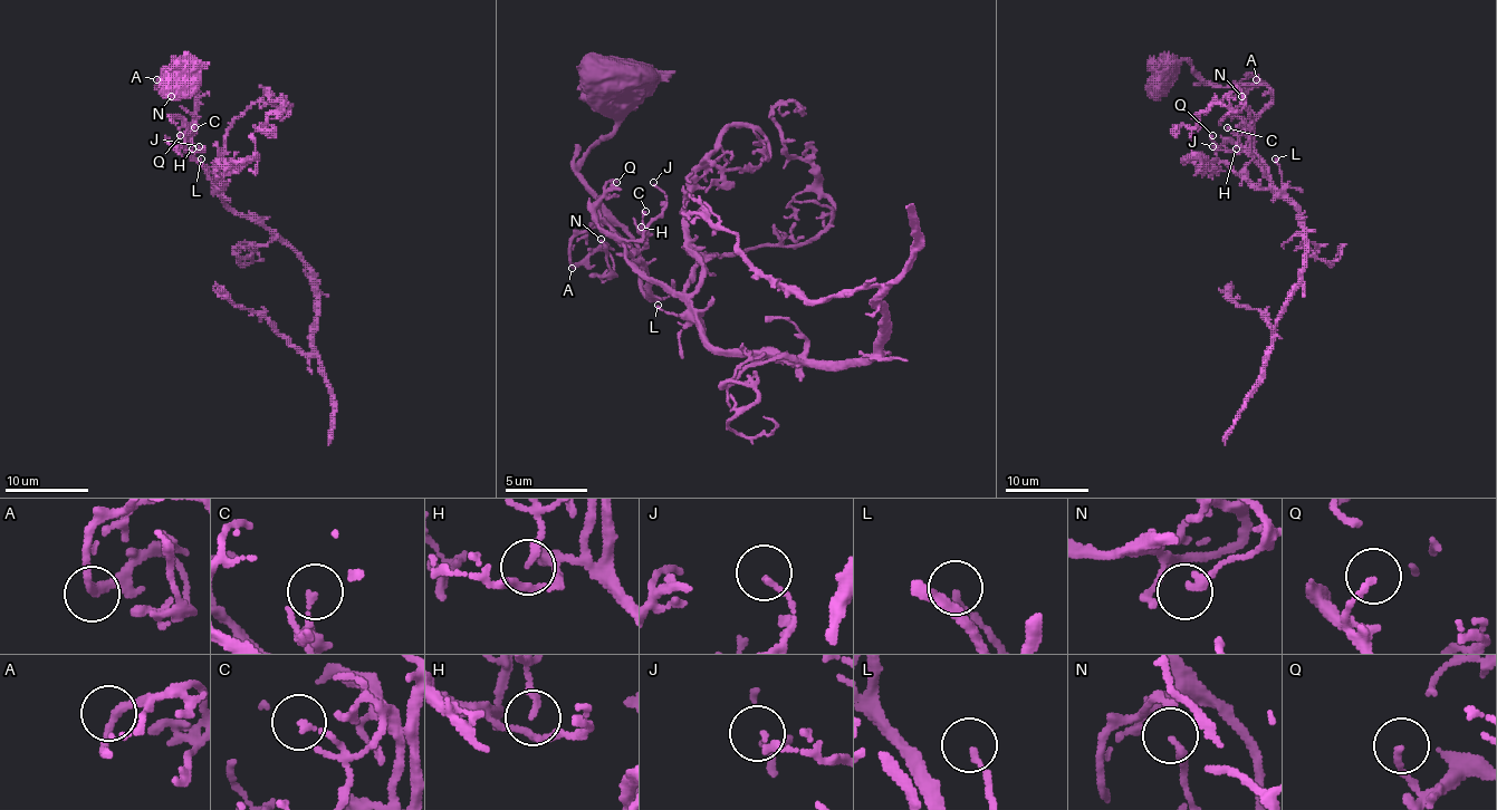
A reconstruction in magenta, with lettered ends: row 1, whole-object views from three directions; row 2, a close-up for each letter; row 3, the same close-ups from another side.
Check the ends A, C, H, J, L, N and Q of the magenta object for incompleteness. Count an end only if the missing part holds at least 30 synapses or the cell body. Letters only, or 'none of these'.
none of these

